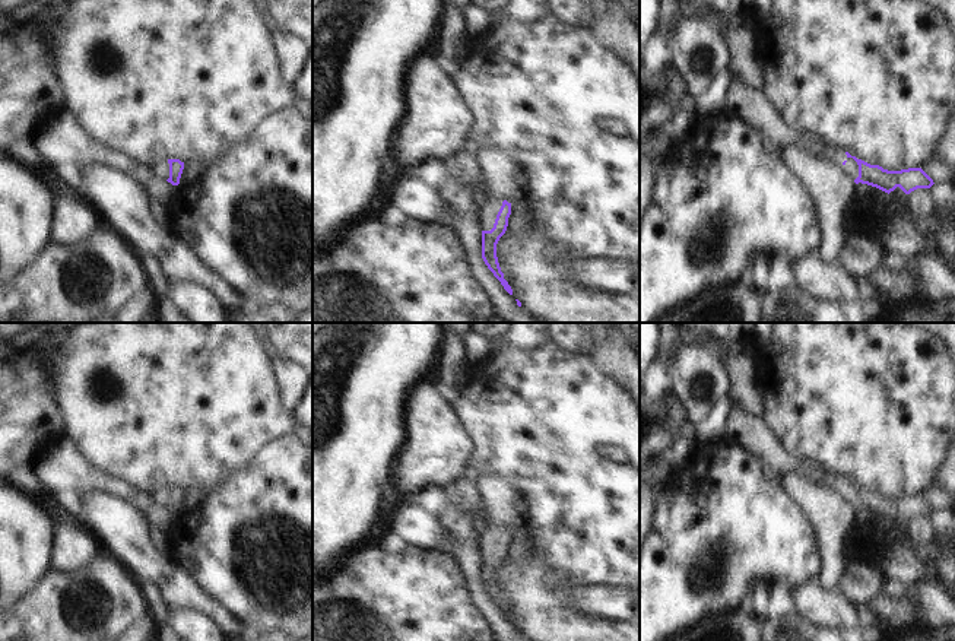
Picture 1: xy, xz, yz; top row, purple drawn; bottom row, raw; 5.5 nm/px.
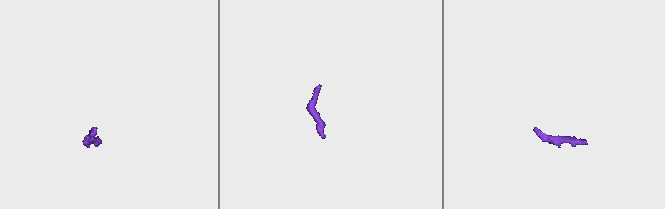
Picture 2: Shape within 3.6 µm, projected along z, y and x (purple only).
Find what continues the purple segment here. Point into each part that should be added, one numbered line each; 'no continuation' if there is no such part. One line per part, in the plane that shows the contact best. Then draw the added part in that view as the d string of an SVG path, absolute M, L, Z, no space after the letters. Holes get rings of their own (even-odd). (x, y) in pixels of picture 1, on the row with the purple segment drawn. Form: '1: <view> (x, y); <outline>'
1: yz (837, 156); M822 145L826 159L837 165L847 177L856 180L859 177L859 165L853 158L845 155L845 150Z

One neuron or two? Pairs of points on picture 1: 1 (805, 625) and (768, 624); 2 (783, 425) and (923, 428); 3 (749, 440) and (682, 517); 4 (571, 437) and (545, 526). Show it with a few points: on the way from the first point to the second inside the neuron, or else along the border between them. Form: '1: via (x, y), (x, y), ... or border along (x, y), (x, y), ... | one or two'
1: via (796, 625), (777, 625) | one
2: via (818, 425), (828, 432), (833, 428), (888, 428) | one
3: border along (725, 437), (733, 438), (757, 457) | two
4: via (564, 459), (564, 504) | one

